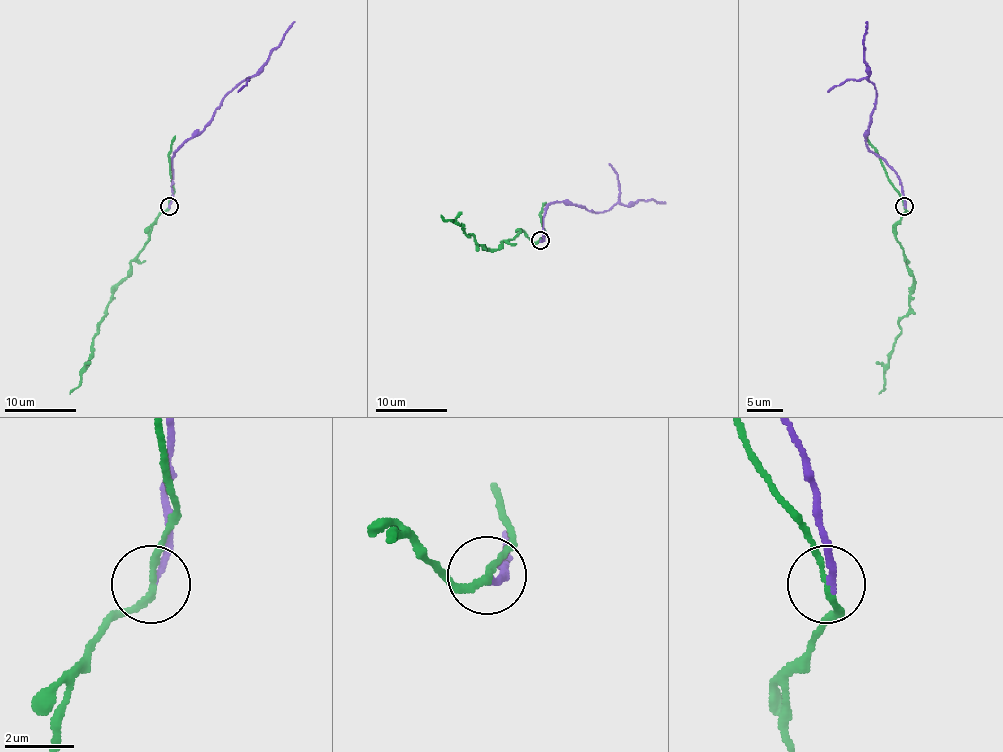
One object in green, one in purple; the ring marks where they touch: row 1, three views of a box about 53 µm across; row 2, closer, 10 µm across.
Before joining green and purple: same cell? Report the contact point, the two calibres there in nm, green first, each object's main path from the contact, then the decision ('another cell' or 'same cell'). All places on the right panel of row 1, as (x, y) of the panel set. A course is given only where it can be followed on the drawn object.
at (904, 206); 170 nm thick on the green side, 200 nm on the other; green runs (903, 205), (896, 241), (912, 277), (912, 292), (909, 311), (898, 322), (900, 335), (878, 394); purple runs (903, 205), (898, 175), (867, 148), (866, 133), (876, 97), (867, 79), (869, 67), (864, 61), (867, 22); another cell

